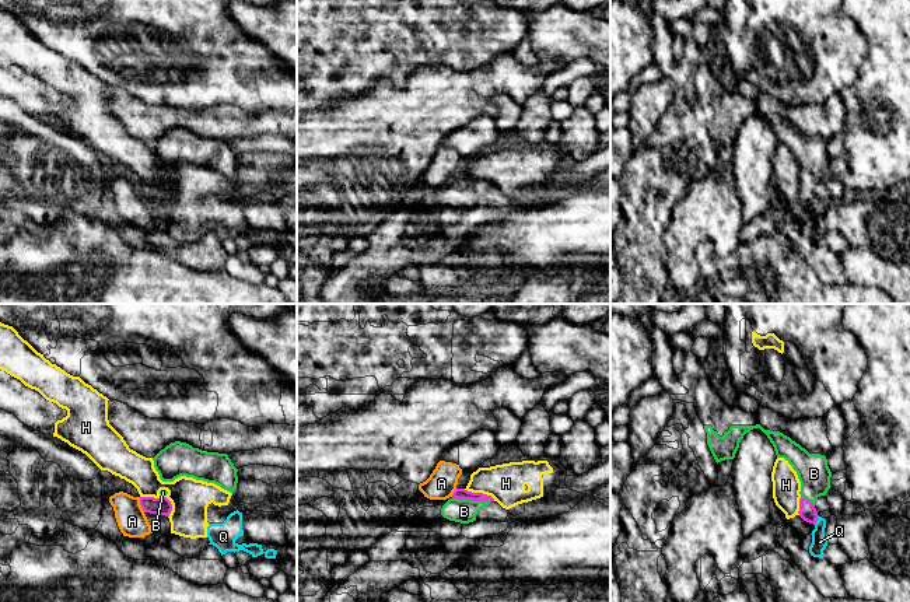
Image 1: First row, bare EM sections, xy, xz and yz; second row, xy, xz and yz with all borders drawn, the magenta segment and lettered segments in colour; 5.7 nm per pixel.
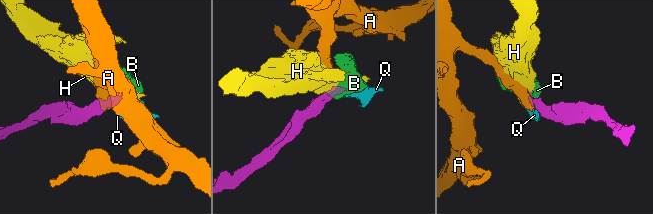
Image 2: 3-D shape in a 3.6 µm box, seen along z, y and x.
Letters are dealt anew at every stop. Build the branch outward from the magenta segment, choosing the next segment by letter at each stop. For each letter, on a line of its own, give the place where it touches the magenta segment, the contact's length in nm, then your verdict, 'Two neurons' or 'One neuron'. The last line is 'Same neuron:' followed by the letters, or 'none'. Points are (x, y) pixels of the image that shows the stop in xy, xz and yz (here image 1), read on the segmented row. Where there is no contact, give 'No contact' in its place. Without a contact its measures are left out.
A: Touches magenta at xy (140, 504). Shared border 90 nm. Two neurons
B: Touches magenta at xz (472, 499). Shared border 220 nm. One neuron
H: Touches magenta at xy (163, 497). Shared border 200 nm. Two neurons
Q: Touches magenta at yz (816, 520). Shared border 60 nm. Two neurons
Same neuron: B

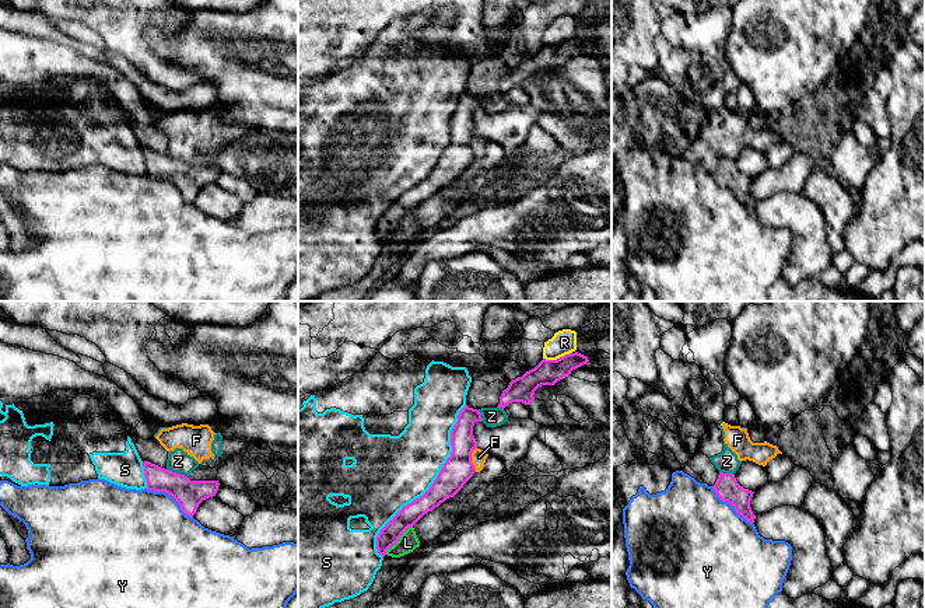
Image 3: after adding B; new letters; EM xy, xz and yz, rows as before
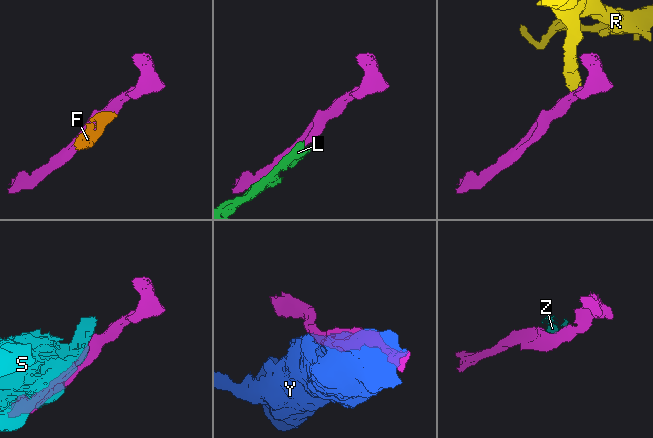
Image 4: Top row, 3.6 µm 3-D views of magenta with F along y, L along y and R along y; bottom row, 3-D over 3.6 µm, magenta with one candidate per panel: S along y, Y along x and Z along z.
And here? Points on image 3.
F: Touches magenta at xz (470, 460). Shared border 140 nm. Two neurons
L: Touches magenta at xz (398, 540). Shared border 220 nm. Two neurons
R: Touches magenta at xz (557, 359). Shared border 170 nm. Two neurons
S: Touches magenta at xz (433, 484). Shared border 1000 nm. Two neurons
Y: Touches magenta at xy (171, 495). Shared border 320 nm. Two neurons
Z: Touches magenta at xy (175, 472). Shared border 130 nm. Two neurons
Same neuron: none

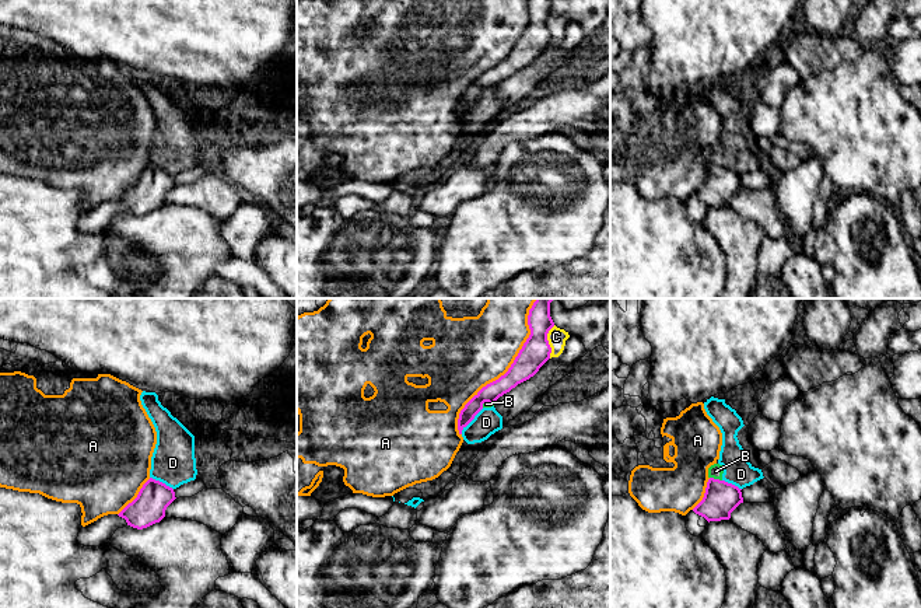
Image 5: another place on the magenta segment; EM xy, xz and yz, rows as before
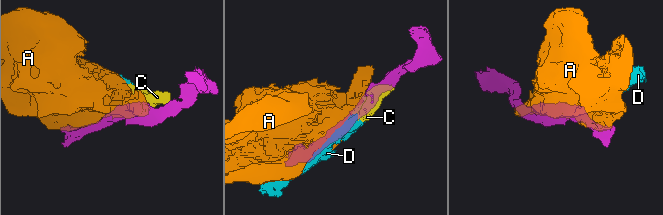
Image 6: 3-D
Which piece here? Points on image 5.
A: Touches magenta at xz (508, 370). Shared border 900 nm. Two neurons
B: Touches magenta at yz (715, 479). Shared border 80 nm. Two neurons
C: Touches magenta at xz (547, 342). Shared border 190 nm. Two neurons
D: Touches magenta at xz (472, 419). Shared border 200 nm. Two neurons
Same neuron: none

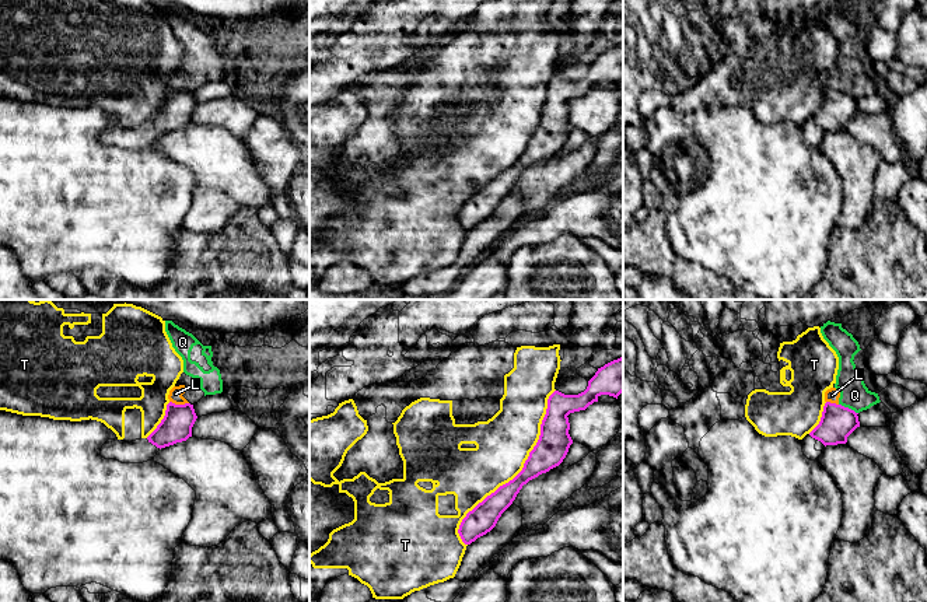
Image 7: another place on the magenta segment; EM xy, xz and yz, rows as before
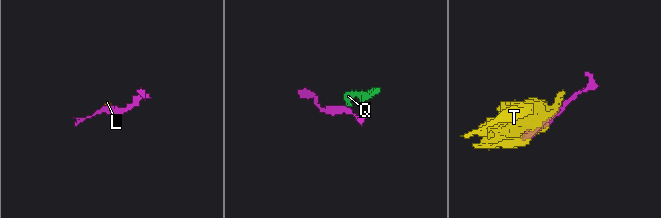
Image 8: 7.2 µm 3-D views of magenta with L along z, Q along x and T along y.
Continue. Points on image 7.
L: Touches magenta at xy (179, 405). Shared border 110 nm. Two neurons
Q: Touches magenta at yz (847, 408). Shared border 130 nm. Two neurons
T: Touches magenta at xz (520, 472). Shared border 1050 nm. Two neurons
Same neuron: none

